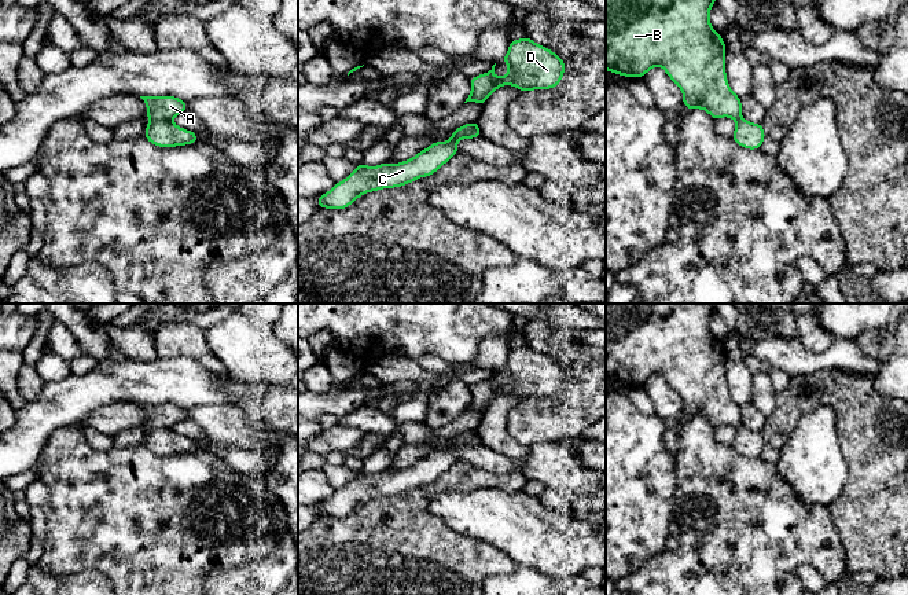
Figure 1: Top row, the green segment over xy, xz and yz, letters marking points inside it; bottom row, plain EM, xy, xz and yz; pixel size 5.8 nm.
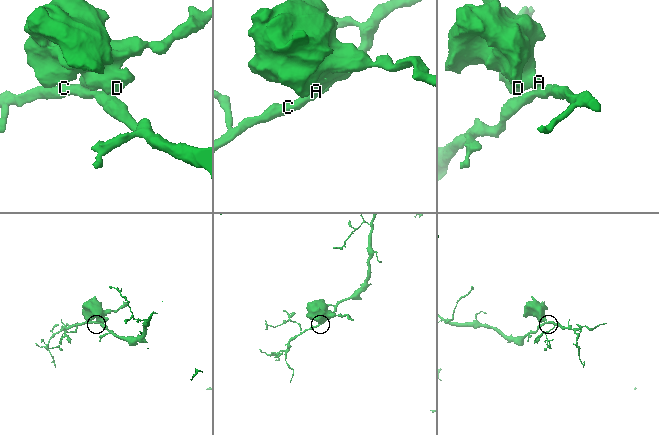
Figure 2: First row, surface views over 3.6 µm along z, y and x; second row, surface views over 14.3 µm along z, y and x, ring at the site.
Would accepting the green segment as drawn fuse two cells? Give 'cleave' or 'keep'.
cleave

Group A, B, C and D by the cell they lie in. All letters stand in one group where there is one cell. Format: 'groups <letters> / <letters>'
groups A B D / C

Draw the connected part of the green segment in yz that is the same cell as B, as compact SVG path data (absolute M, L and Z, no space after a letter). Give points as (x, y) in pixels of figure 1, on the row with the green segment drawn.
M606 0L606 70L643 78L661 66L683 92L683 107L702 109L713 120L742 118L742 98L732 92L725 73L725 43L712 26L709 14L716 0Z

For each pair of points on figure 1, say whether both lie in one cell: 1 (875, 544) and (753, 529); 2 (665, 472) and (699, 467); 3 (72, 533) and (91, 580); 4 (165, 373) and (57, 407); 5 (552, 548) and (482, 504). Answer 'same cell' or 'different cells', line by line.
1: different cells
2: different cells
3: different cells
4: same cell
5: same cell

